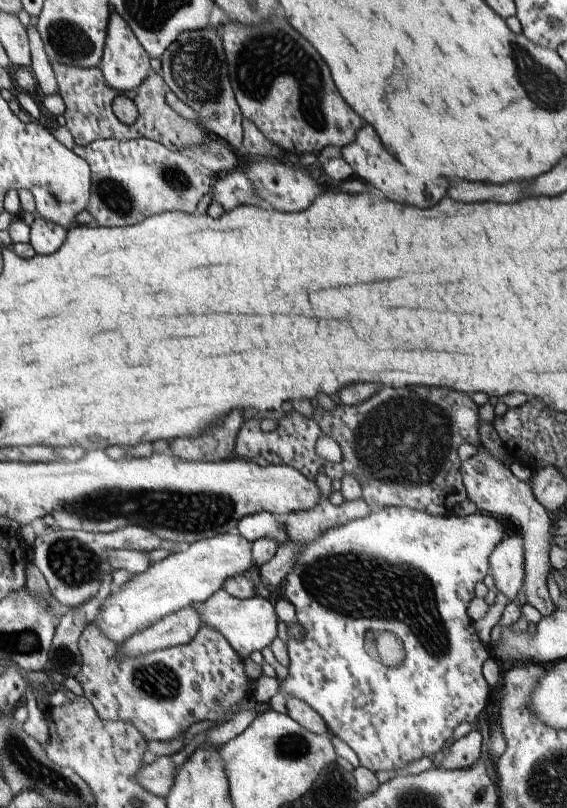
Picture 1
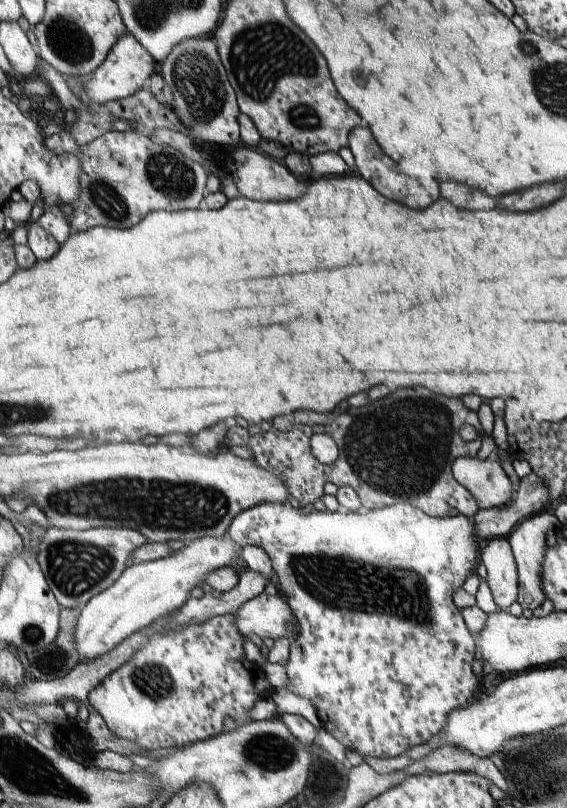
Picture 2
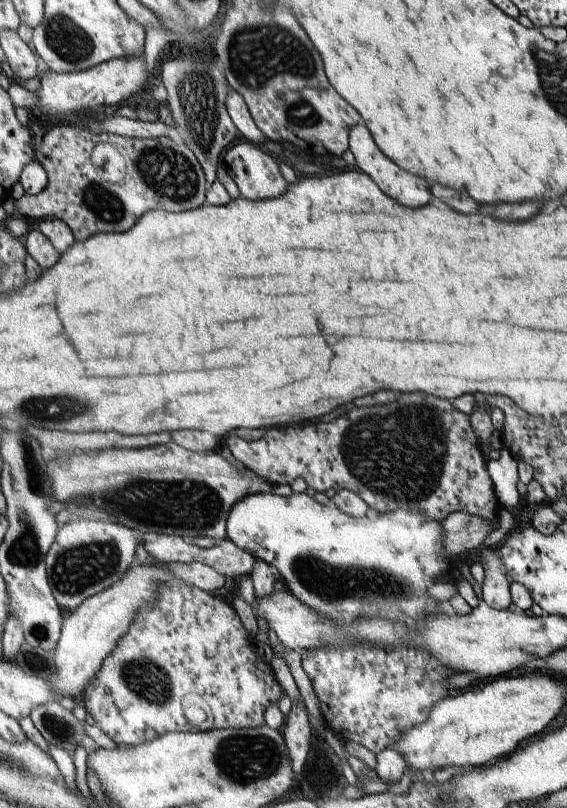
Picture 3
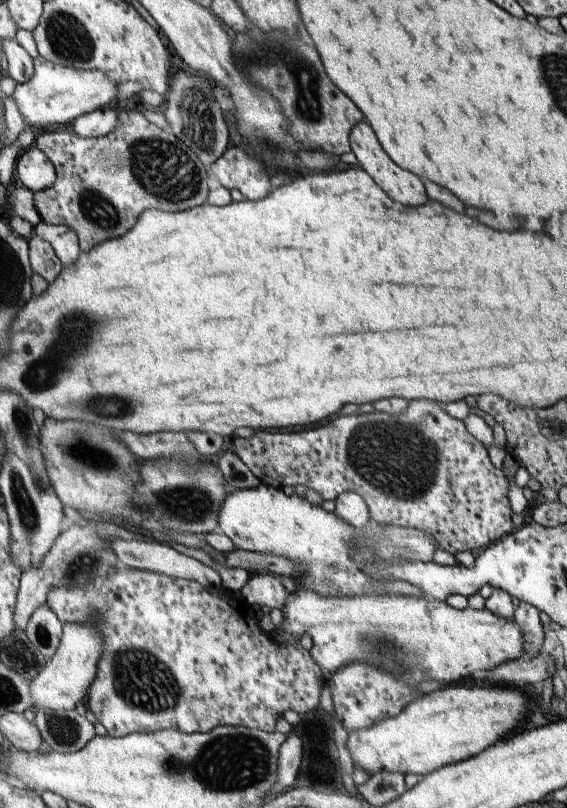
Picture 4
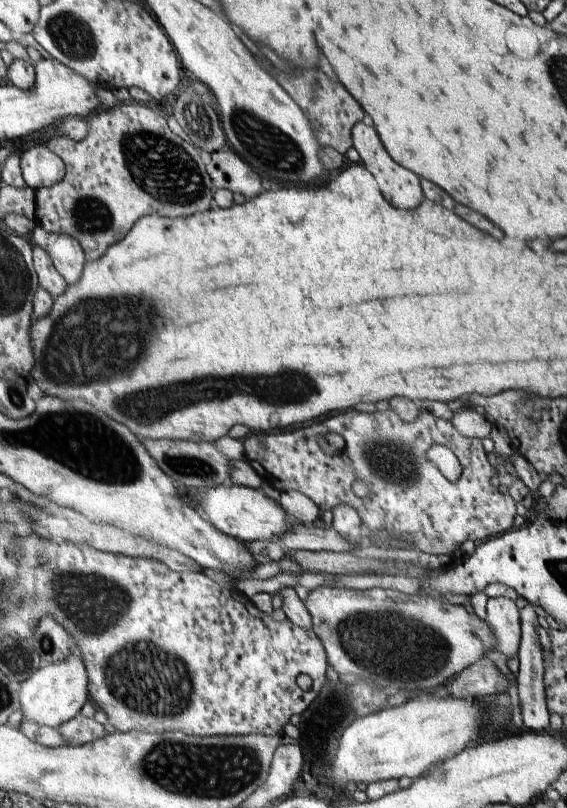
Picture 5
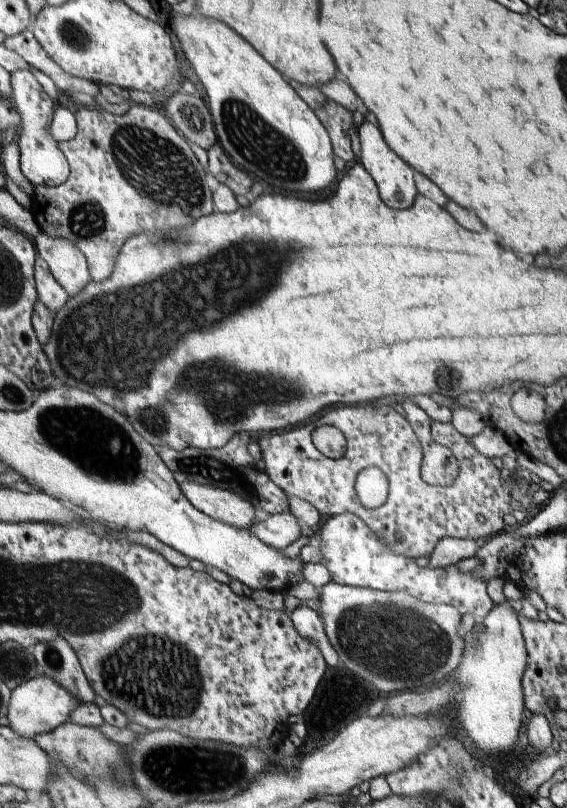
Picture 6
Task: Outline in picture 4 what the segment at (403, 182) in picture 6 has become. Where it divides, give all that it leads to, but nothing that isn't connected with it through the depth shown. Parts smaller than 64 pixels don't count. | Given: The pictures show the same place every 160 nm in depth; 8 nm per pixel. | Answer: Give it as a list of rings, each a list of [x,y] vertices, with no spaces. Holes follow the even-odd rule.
[[[364,121],[355,124],[354,130],[350,134],[350,141],[351,151],[358,160],[357,165],[373,177],[376,184],[380,184],[380,188],[384,188],[384,192],[388,192],[388,196],[392,196],[392,200],[400,200],[400,204],[408,204],[408,206],[422,206],[426,202],[426,192],[424,192],[422,180],[418,176],[414,176],[415,173],[400,168],[400,165],[397,165],[388,156],[370,124],[366,124]]]

